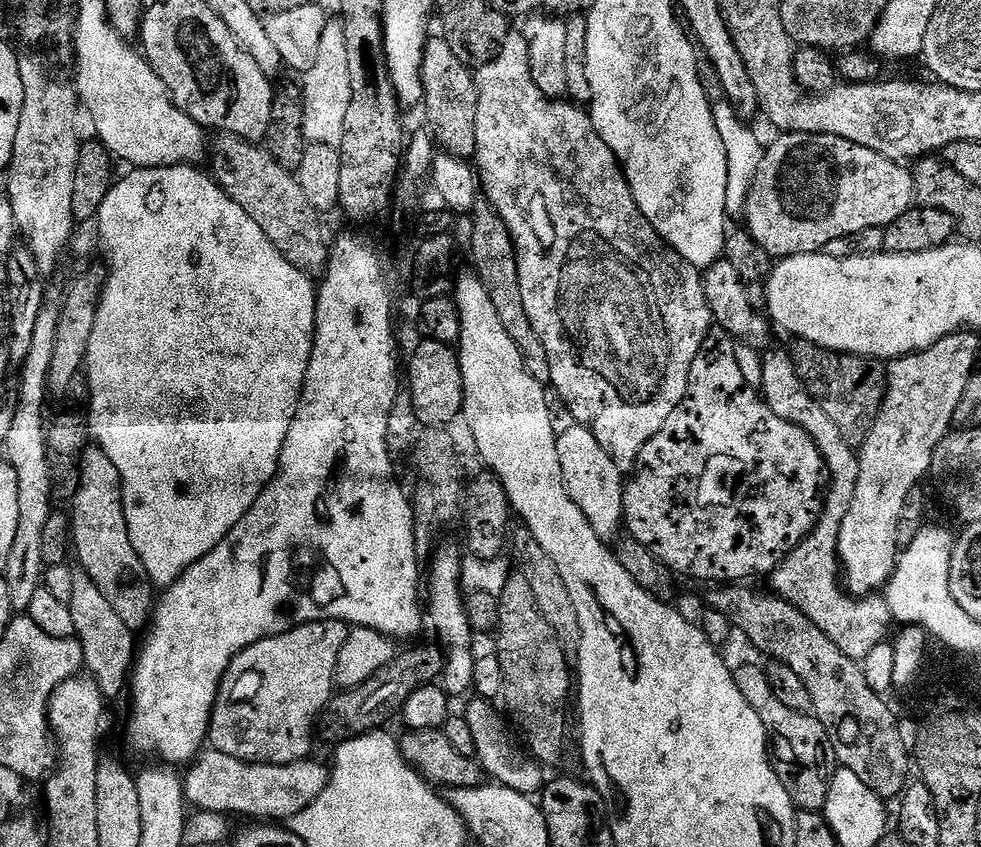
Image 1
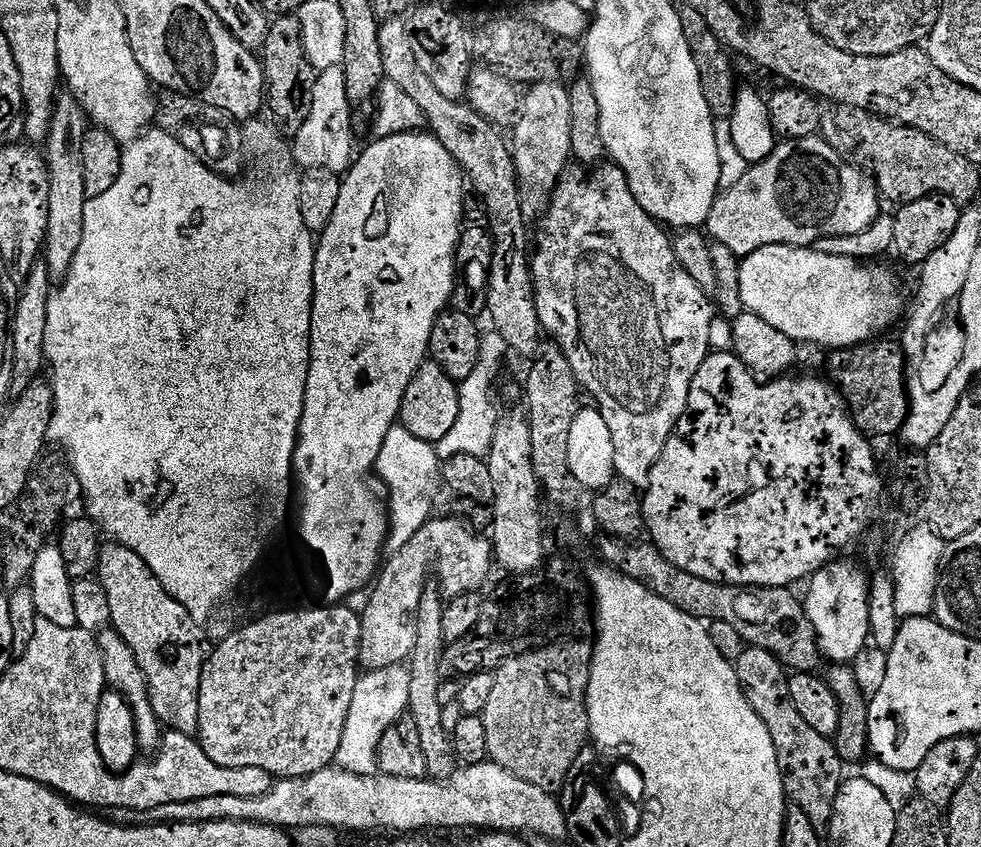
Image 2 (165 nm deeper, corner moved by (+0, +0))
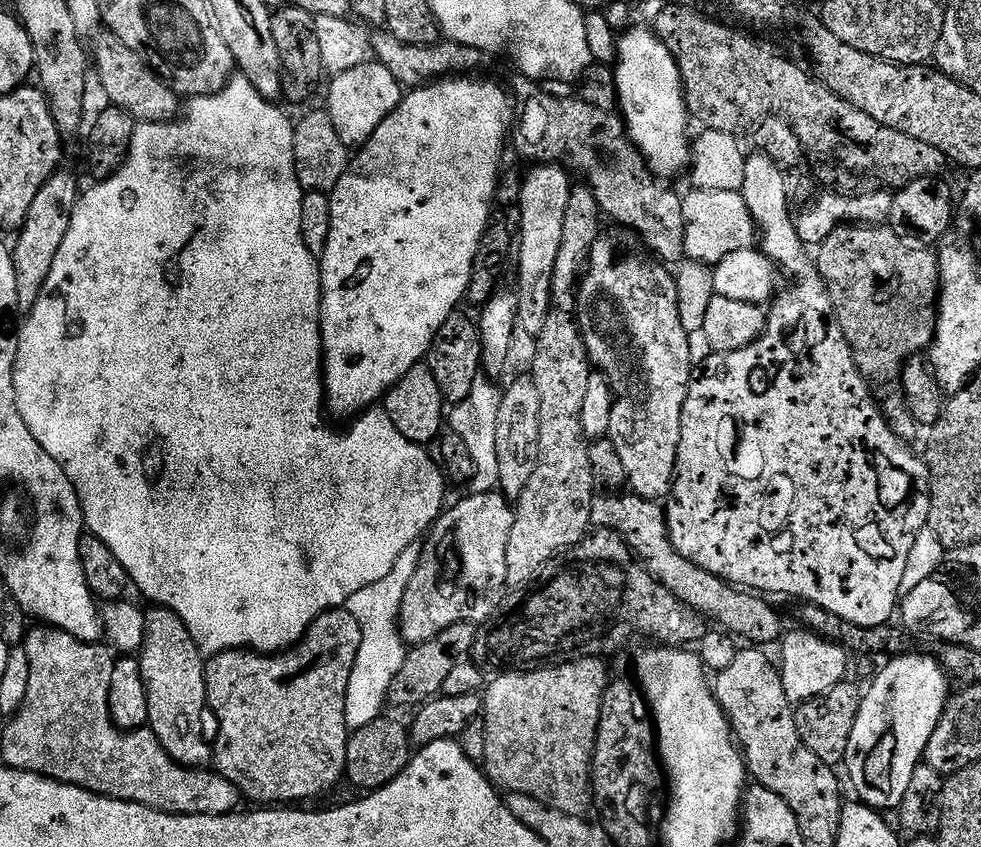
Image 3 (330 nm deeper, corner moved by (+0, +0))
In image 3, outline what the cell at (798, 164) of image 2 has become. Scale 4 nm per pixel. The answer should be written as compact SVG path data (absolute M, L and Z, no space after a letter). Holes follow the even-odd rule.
M699 190L689 191L689 196L683 197L682 218L684 219L684 254L689 260L696 260L700 264L715 266L722 258L734 254L743 248L752 248L758 240L758 226L752 221L750 210L746 206L740 192L730 190Z

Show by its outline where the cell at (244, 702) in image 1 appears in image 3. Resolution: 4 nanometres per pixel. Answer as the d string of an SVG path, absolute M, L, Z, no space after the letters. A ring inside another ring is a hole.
M347 610L321 612L319 618L306 629L299 641L291 648L279 654L261 654L251 650L220 652L211 657L204 666L204 681L208 691L208 708L216 715L216 740L214 739L214 768L221 776L227 778L241 794L245 801L253 800L256 806L290 806L294 800L312 800L323 792L328 792L345 775L346 750L350 729L346 722L346 702L350 699L348 683L354 680L352 671L362 646L362 630Z

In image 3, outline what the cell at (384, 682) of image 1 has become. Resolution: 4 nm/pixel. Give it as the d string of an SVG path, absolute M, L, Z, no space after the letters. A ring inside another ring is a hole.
M601 528L585 536L576 547L569 548L550 561L545 566L543 575L543 578L537 579L531 586L513 591L513 596L505 595L497 603L490 623L477 631L476 640L472 644L470 656L475 663L481 666L489 664L492 668L500 668L496 670L504 670L509 666L540 666L557 658L565 661L584 660L588 656L609 658L635 632L640 636L653 636L656 639L653 641L656 642L692 646L710 631L705 617L674 598L674 594L670 594L666 586L659 584L640 565L639 560L628 549L628 543L609 528Z

